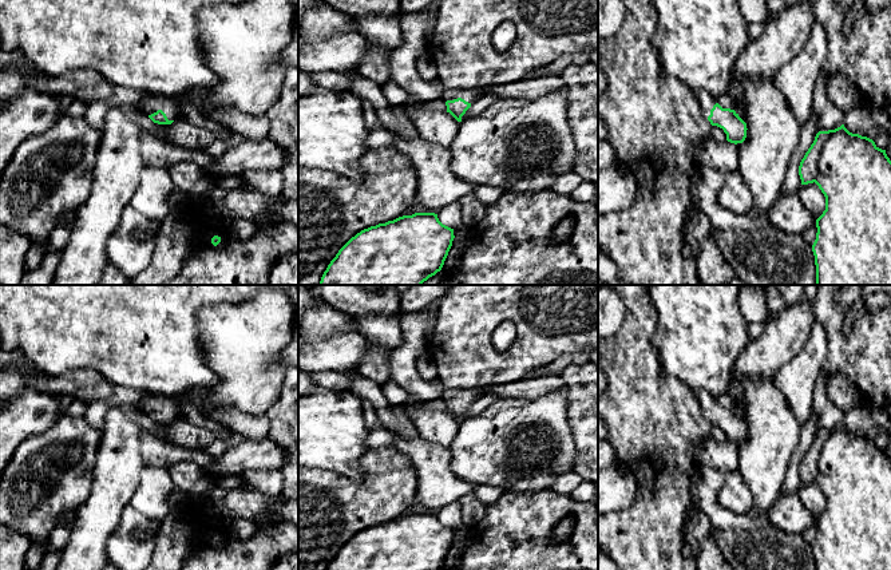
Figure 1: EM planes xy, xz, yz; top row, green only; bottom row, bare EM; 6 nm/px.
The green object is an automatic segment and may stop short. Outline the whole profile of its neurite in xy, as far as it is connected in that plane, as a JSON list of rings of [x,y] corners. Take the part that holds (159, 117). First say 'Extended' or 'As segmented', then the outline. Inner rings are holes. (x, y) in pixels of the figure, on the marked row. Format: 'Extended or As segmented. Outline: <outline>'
Extended. Outline: [[[143,92],[143,96],[136,103],[136,106],[154,123],[171,124],[177,118],[179,118],[179,102],[181,95],[175,98],[169,98]]]

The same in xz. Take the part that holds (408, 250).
As segmented. Outline: [[[435,213],[371,226],[338,250],[318,285],[421,285],[441,270],[454,238]]]

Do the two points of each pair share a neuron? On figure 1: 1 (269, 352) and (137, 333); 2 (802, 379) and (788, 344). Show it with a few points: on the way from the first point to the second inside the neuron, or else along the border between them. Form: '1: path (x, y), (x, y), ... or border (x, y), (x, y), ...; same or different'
1: border (197, 312), (202, 355), (214, 372); different
2: border (811, 329), (806, 344), (773, 377); different

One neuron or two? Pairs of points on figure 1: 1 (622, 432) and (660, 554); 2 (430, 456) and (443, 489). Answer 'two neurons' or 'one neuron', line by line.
1: one neuron
2: one neuron

